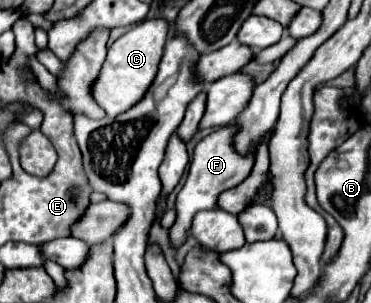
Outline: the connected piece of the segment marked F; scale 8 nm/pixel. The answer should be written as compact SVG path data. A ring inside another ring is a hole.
M224 126L224 128L216 130L214 134L206 136L204 140L200 140L196 144L186 184L182 186L182 190L178 192L178 198L176 198L176 222L170 228L170 246L172 248L180 248L186 242L186 238L190 234L192 218L194 218L196 212L218 208L218 196L220 196L220 192L238 186L248 176L248 172L252 170L254 156L252 154L250 156L240 156L232 148L234 134L236 134L236 130L232 126Z

